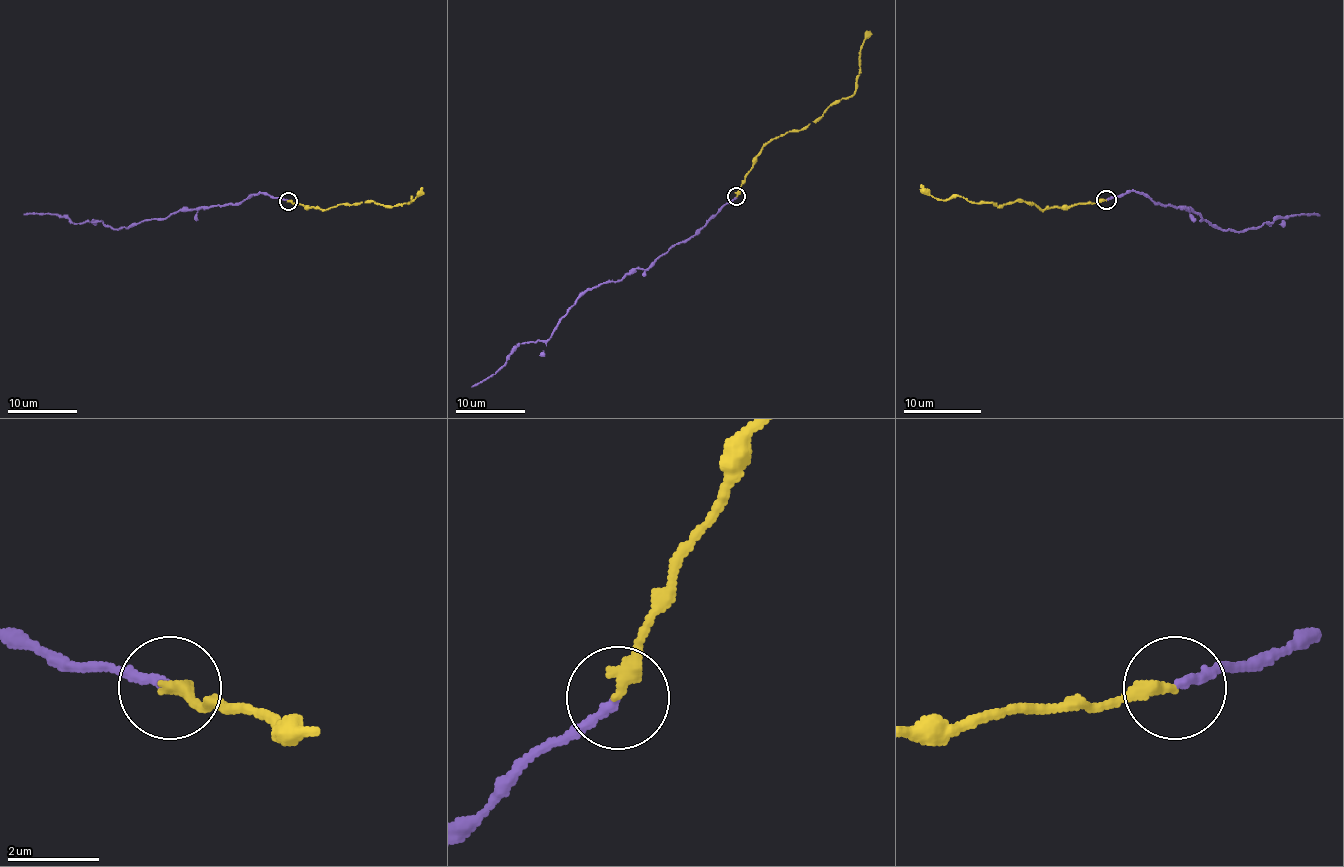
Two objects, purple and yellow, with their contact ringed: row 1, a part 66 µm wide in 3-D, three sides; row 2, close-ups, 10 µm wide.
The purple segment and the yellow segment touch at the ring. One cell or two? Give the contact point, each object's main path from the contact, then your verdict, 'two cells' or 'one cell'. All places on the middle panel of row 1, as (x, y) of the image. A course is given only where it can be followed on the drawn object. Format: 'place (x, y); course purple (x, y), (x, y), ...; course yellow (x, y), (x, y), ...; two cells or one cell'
place (736, 196); course purple (736, 197), (648, 268), (632, 268), (620, 280), (597, 283), (546, 341), (521, 342), (471, 387); course yellow (736, 197), (753, 157), (767, 143), (805, 129), (831, 105), (850, 96), (861, 44), (869, 31); one cell

